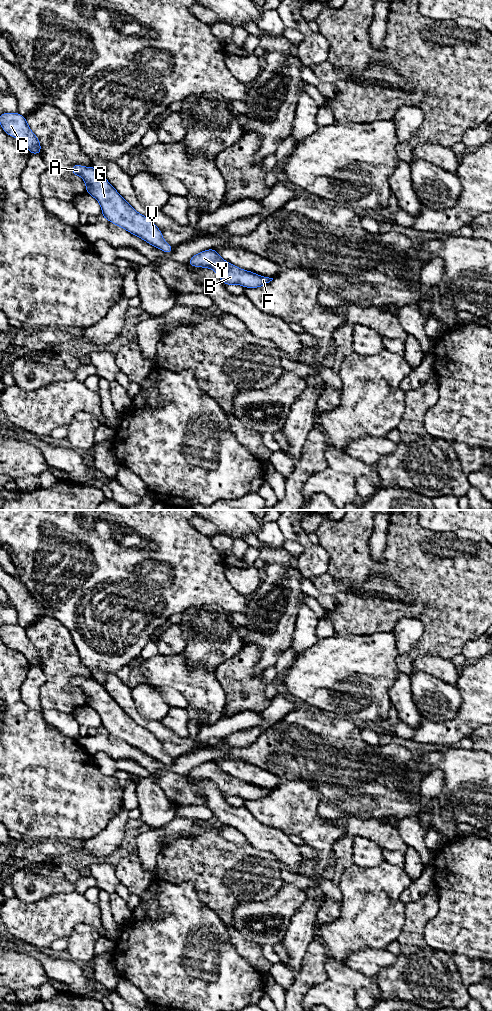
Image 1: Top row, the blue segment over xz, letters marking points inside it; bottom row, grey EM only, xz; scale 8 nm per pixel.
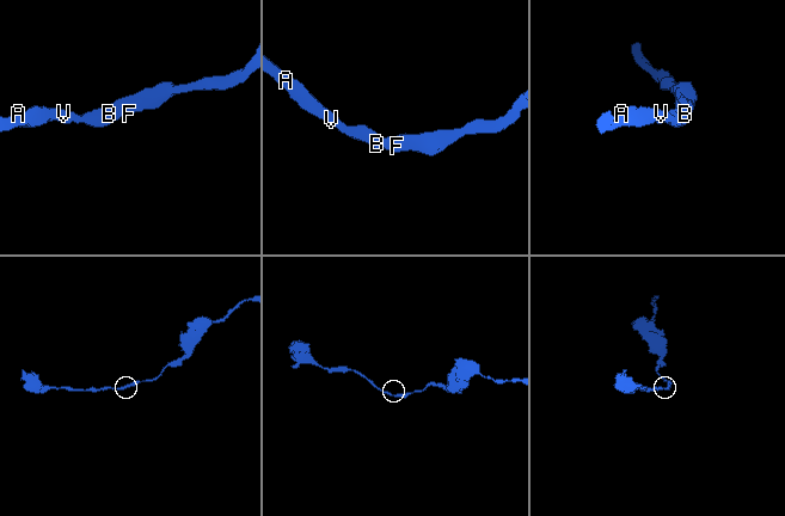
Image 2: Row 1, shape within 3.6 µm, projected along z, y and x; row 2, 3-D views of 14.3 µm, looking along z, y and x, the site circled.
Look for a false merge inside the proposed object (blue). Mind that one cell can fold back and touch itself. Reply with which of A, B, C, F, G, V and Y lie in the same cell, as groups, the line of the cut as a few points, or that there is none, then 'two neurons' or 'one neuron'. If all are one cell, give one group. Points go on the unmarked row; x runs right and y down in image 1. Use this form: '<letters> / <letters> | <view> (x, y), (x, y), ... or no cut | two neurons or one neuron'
A B C F G V Y | no cut | one neuron

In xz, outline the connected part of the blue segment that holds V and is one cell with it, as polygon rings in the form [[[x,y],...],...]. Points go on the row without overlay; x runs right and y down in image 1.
[[[75,676],[71,679],[71,685],[84,691],[86,704],[99,714],[103,730],[143,751],[164,765],[173,763],[173,758],[165,754],[162,743],[125,713],[95,679]]]

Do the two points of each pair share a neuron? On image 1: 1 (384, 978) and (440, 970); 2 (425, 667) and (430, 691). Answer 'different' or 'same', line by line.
1: same
2: different

